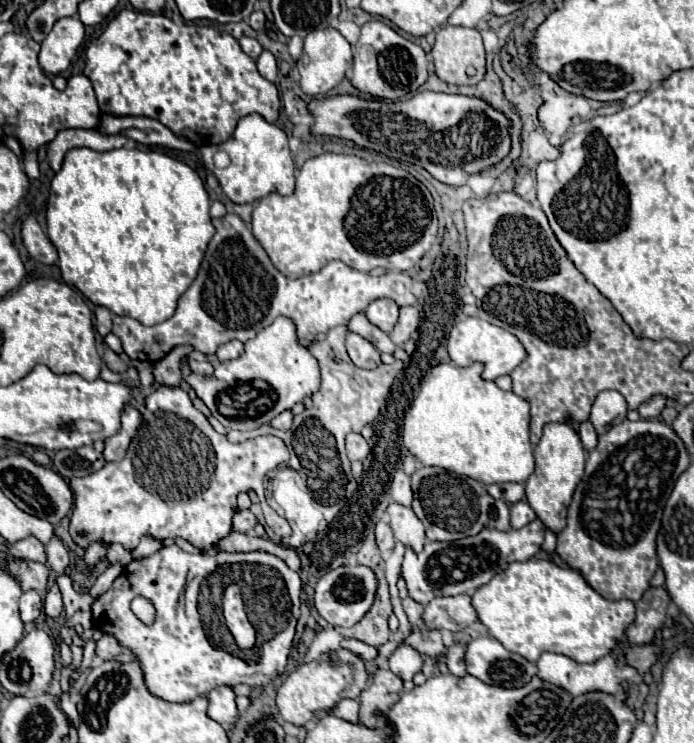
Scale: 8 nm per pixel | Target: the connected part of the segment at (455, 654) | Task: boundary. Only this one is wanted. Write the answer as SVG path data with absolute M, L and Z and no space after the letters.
M454 644L454 646L448 648L446 666L448 666L450 674L454 674L454 676L464 676L464 674L466 674L466 664L464 664L464 646L462 646L462 644Z

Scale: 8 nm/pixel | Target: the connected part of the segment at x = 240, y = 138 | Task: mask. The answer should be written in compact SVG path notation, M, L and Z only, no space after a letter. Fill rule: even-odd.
M246 116L238 122L234 134L222 142L212 146L202 146L202 160L210 172L218 178L224 194L234 204L248 204L254 200L260 200L272 192L278 194L292 194L294 192L294 162L288 150L288 136L284 130L280 130L276 124L268 124L262 116ZM224 150L230 156L230 166L224 170L216 170L212 164L212 156Z

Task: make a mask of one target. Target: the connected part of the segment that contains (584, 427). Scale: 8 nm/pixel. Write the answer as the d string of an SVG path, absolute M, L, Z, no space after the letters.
M588 420L580 424L580 440L582 440L582 446L584 446L586 452L594 450L596 444L598 444L598 436L596 436L596 432L594 432L594 428Z

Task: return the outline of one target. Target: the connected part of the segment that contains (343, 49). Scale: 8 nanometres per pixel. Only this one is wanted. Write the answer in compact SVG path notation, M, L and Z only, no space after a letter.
M328 26L324 30L312 30L304 38L304 52L298 58L298 62L296 62L296 68L300 72L300 88L308 96L326 94L326 92L330 92L334 86L338 86L344 80L346 70L350 66L352 66L350 44L336 28Z

